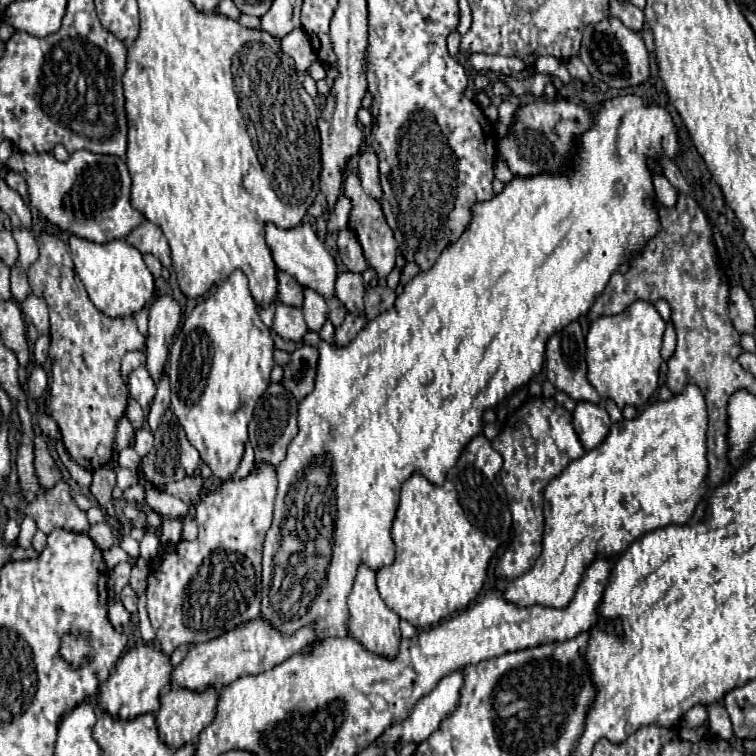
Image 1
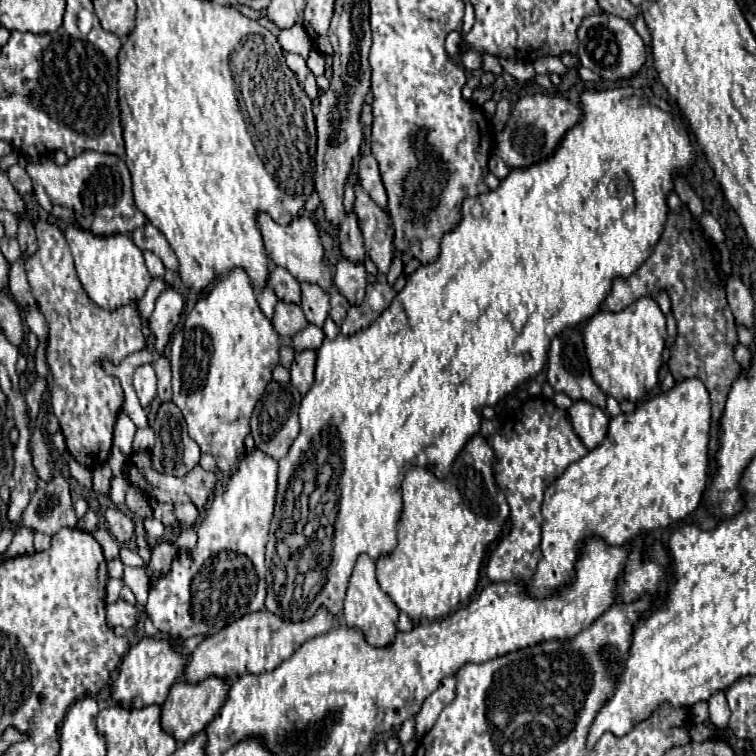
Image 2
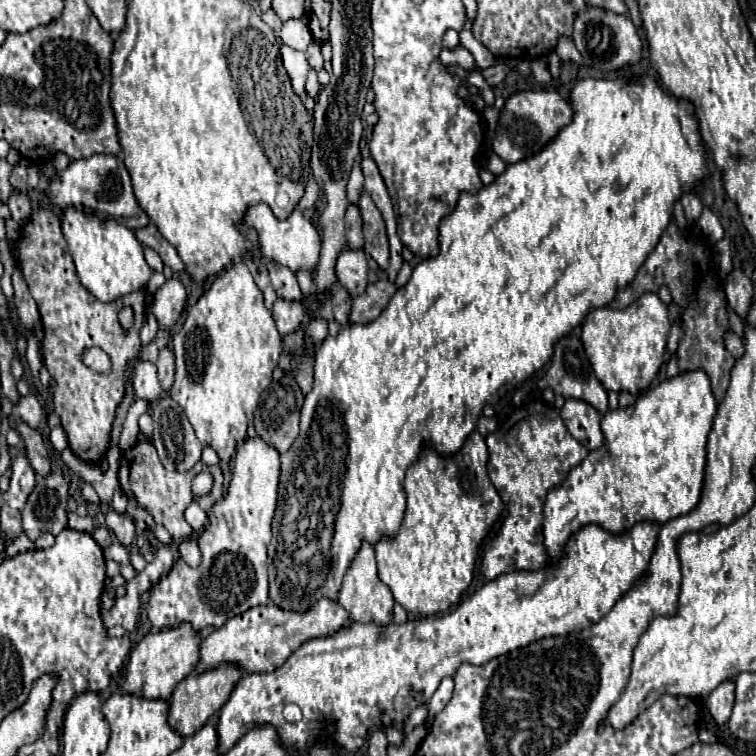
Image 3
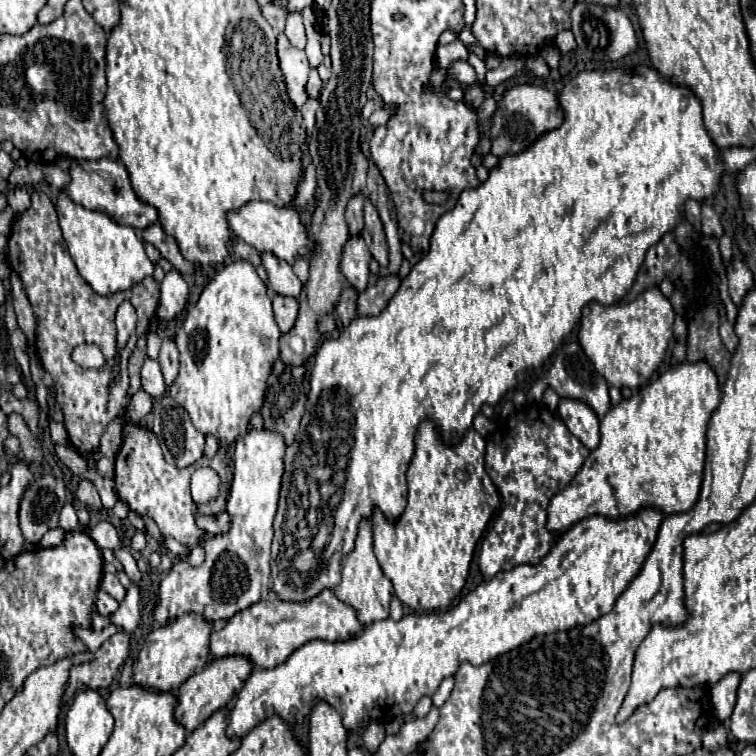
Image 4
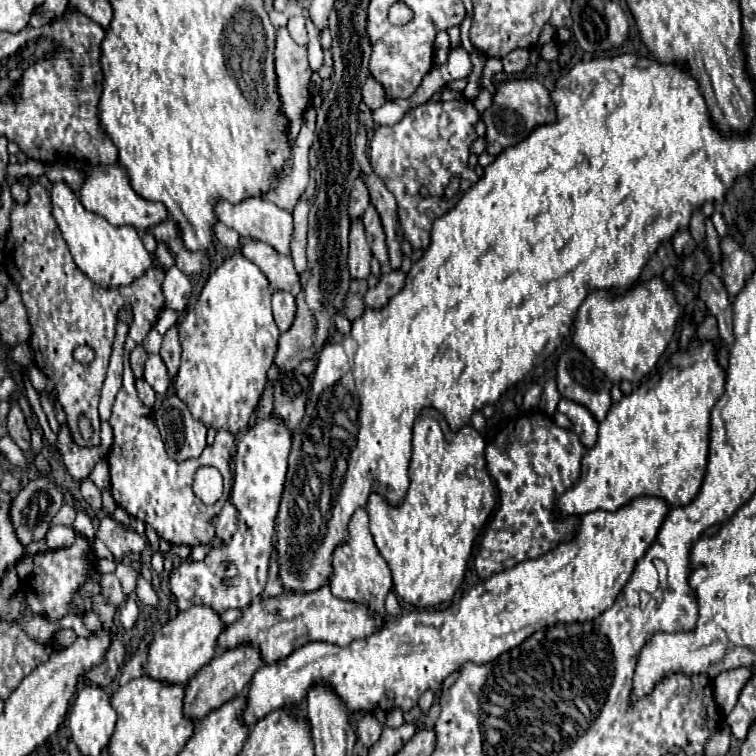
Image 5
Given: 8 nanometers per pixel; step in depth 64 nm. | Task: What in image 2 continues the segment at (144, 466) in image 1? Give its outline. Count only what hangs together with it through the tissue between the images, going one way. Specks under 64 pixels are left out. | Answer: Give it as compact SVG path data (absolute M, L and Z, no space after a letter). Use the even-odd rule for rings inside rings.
M168 402L158 408L156 446L150 450L154 470L170 476L186 476L200 460L198 444L188 436L180 410Z

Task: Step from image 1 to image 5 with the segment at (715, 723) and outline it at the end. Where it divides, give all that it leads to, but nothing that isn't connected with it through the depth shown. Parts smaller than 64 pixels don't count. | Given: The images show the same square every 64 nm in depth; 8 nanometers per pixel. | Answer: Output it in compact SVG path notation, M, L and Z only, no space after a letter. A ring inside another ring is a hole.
M736 668L736 670L722 672L720 676L714 678L714 698L724 716L728 716L736 706L740 688L744 680L748 680L748 676L752 676L750 668Z

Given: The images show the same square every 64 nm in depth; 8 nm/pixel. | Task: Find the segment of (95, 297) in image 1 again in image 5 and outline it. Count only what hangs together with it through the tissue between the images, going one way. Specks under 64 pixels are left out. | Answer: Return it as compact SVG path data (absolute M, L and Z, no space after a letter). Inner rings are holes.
M56 182L52 188L52 214L60 226L60 232L70 248L76 266L100 288L120 288L132 284L154 266L152 256L142 246L142 240L132 226L112 226L104 216L88 212L72 188L64 182Z

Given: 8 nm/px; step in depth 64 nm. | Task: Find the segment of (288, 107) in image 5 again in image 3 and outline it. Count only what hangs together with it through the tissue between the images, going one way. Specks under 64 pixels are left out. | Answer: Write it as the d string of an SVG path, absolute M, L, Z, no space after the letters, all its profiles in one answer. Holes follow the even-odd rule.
M280 46L280 56L282 56L282 64L286 68L286 72L290 74L292 78L292 88L298 96L306 96L304 92L304 82L306 82L306 76L308 76L308 60L304 56L304 52L298 52L298 50L292 50L290 46Z

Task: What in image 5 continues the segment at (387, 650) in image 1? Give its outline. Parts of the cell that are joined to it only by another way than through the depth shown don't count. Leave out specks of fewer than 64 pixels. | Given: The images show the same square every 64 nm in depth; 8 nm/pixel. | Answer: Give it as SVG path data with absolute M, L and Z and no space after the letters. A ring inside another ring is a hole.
M360 508L352 516L350 540L348 540L348 544L336 548L332 564L334 564L334 578L330 580L330 588L332 588L332 594L336 598L358 602L358 604L364 604L366 602L368 604L368 610L372 614L386 616L384 600L386 600L386 594L392 590L392 578L390 578L388 566L384 564L382 556L376 550L376 544L372 540L370 528L368 528L368 514L366 514L364 508Z

